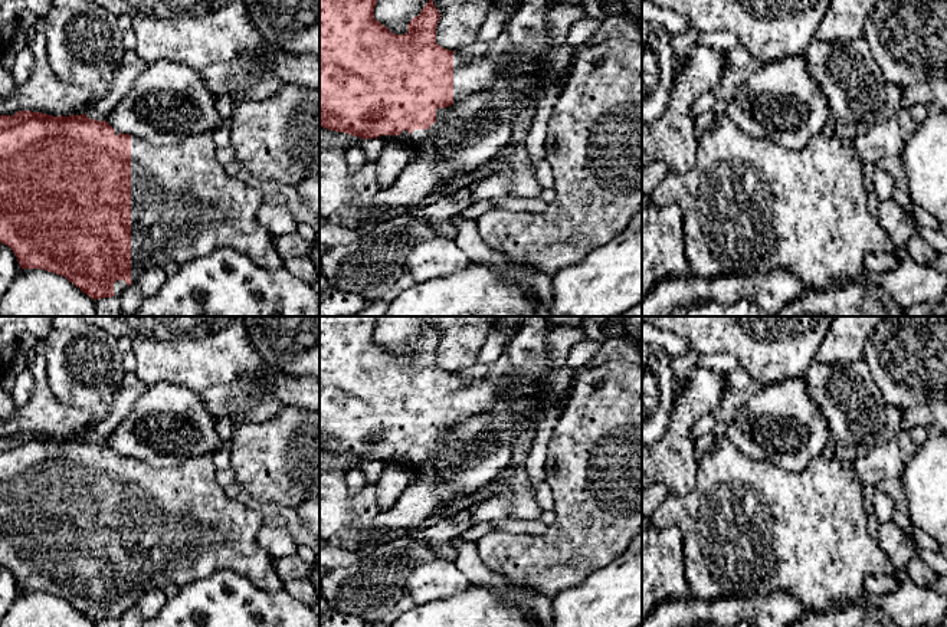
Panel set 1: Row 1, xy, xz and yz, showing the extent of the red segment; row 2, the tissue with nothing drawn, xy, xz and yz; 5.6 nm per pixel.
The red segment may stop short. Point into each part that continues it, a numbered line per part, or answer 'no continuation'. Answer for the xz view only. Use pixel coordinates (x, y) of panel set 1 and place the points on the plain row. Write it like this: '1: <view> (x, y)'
1: xz (413, 462)

